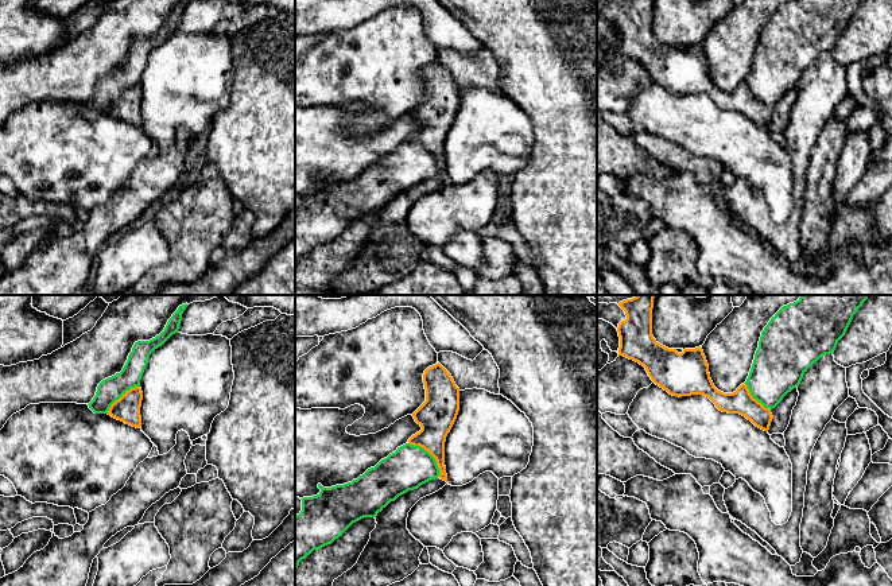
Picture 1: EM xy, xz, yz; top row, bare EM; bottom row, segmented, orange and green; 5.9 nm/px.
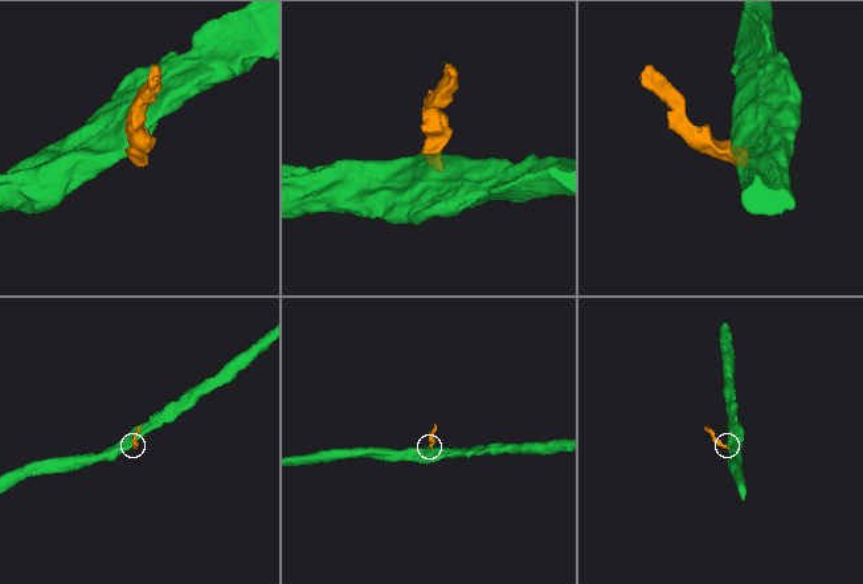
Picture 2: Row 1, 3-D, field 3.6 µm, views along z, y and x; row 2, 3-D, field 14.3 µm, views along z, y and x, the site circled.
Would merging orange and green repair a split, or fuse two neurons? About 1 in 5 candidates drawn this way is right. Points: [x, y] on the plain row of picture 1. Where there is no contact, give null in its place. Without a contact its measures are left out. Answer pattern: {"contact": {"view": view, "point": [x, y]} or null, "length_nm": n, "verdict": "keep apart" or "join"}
{"contact": {"view": "xz", "point": [430, 151]}, "length_nm": 280, "verdict": "keep apart"}

